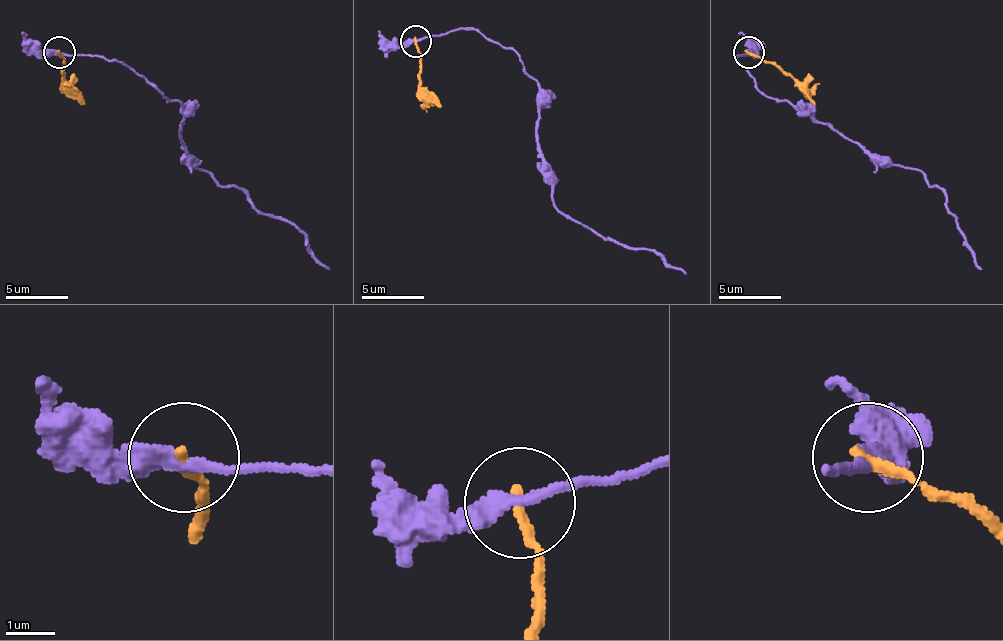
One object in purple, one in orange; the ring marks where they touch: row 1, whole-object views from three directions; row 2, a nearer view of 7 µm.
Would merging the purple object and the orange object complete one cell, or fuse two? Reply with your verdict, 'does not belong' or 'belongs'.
does not belong

